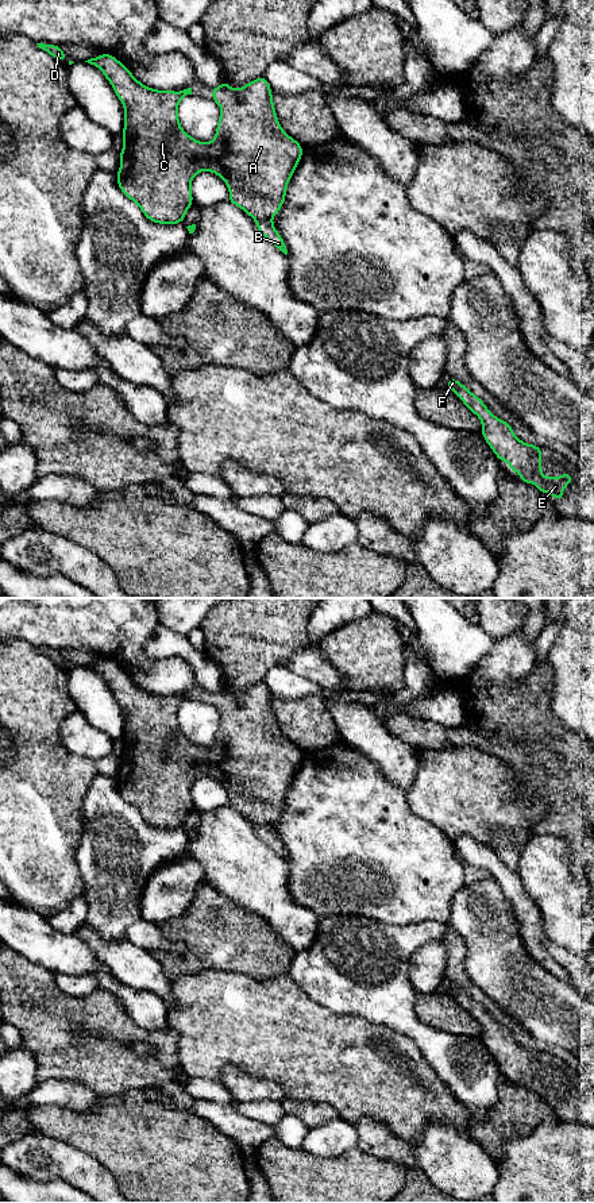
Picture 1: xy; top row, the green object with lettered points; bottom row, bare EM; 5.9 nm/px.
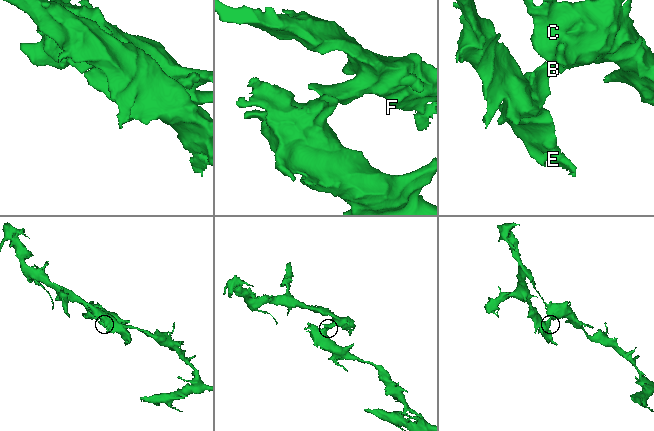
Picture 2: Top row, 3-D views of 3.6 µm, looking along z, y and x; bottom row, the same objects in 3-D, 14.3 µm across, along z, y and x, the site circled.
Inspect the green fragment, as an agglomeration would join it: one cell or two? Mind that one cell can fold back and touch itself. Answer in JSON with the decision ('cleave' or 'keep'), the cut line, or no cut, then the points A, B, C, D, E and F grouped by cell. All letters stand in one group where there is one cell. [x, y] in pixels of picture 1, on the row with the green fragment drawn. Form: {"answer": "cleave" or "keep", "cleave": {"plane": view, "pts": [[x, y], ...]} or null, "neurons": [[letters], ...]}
{"answer": "cleave", "cleave": {"plane": "xy", "pts": [[270, 219], [262, 219], [257, 223]]}, "neurons": [["A", "C", "D"], ["B", "E", "F"]]}

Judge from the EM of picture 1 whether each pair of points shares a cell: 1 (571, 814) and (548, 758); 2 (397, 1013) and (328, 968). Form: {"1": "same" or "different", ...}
{"1": "same", "2": "same"}

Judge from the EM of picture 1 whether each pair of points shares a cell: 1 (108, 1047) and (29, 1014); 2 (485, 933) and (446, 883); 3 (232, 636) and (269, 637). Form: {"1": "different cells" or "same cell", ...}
{"1": "same cell", "2": "different cells", "3": "same cell"}

